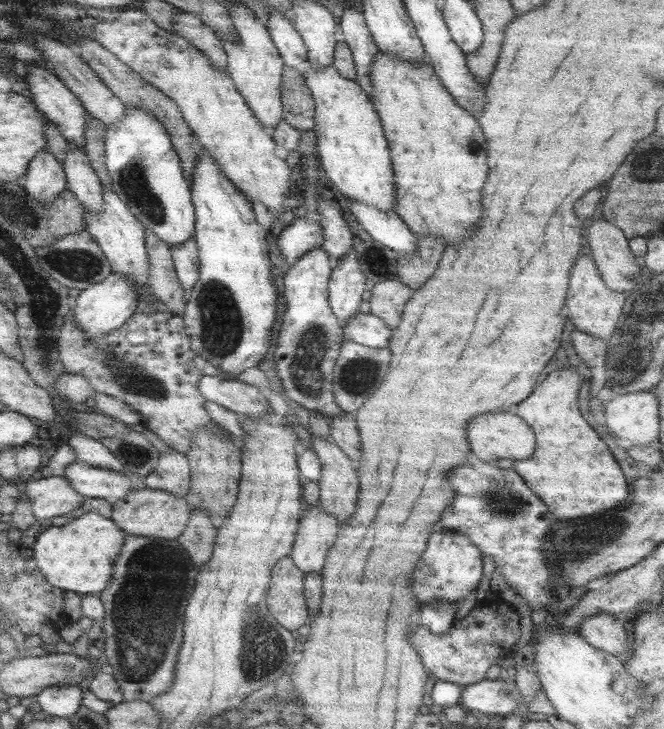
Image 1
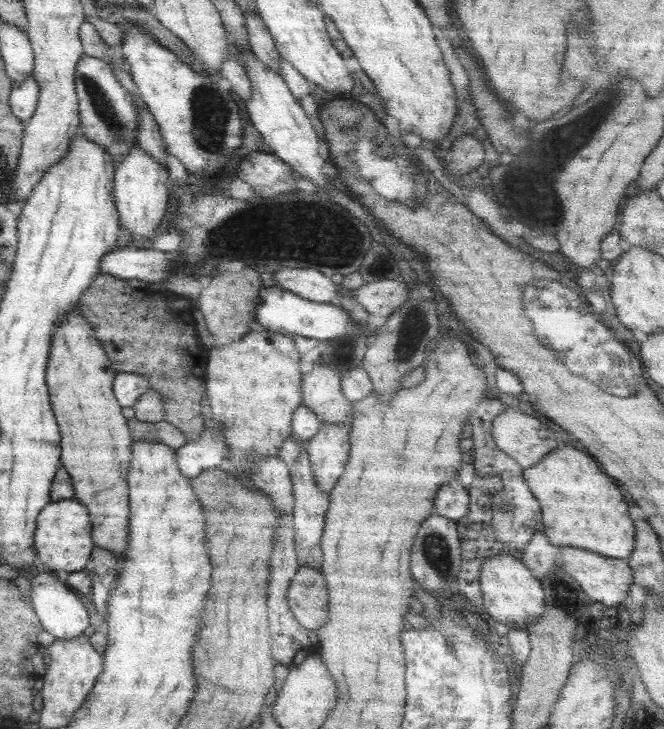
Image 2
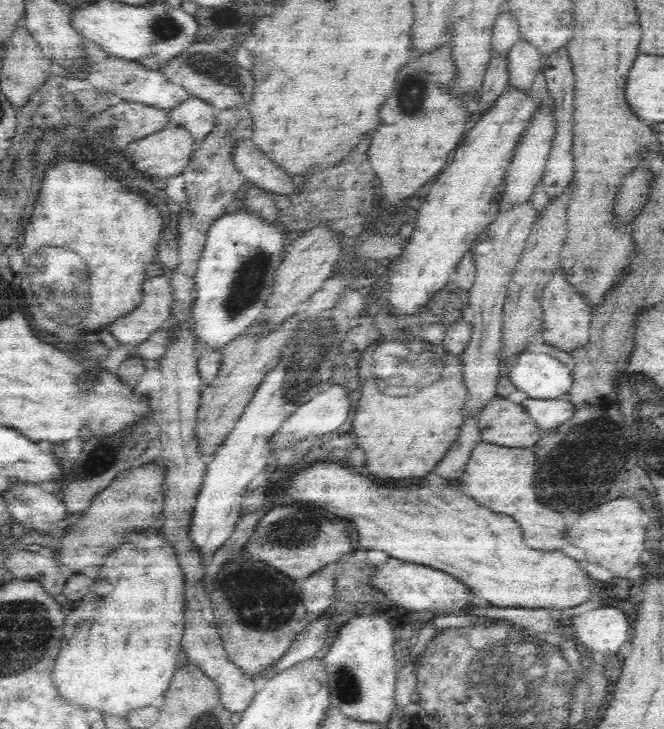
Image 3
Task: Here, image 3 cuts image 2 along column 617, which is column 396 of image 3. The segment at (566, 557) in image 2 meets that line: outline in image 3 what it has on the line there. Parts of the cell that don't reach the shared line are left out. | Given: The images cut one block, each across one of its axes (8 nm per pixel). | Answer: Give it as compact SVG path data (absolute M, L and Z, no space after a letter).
M390 558L384 568L378 568L374 586L378 590L382 590L394 606L402 606L412 612L434 612L438 616L442 616L442 614L452 616L452 614L470 614L476 608L470 602L470 598L476 594L462 580L458 580L442 570L434 570L434 568L410 564L410 562L400 562L396 558Z

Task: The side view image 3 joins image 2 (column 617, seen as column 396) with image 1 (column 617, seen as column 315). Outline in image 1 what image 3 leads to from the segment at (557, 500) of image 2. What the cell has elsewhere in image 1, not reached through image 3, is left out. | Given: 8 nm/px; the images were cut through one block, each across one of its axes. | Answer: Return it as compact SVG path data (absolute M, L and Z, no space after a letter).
M559 368L547 374L543 382L515 406L515 414L523 418L535 434L535 452L525 462L515 462L513 468L559 520L589 516L613 508L627 498L627 484L617 462L577 410L581 384L583 378L577 370Z

